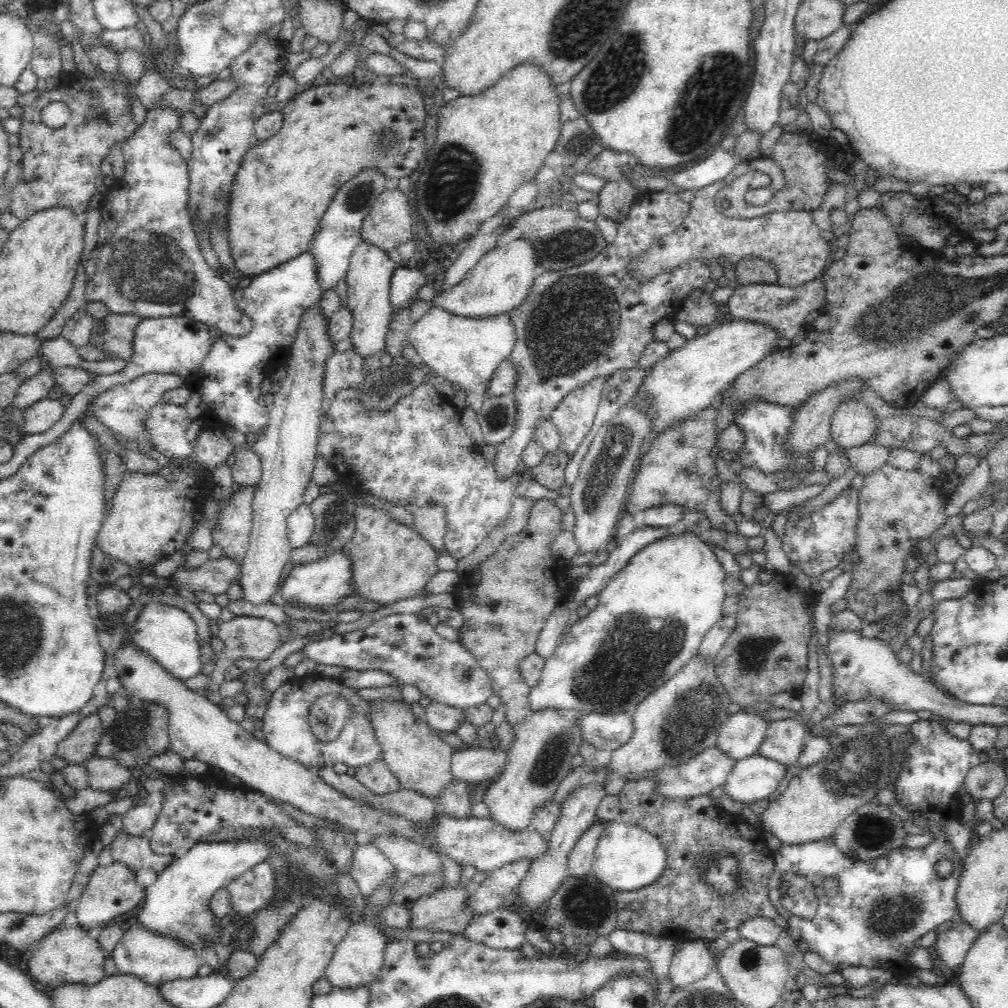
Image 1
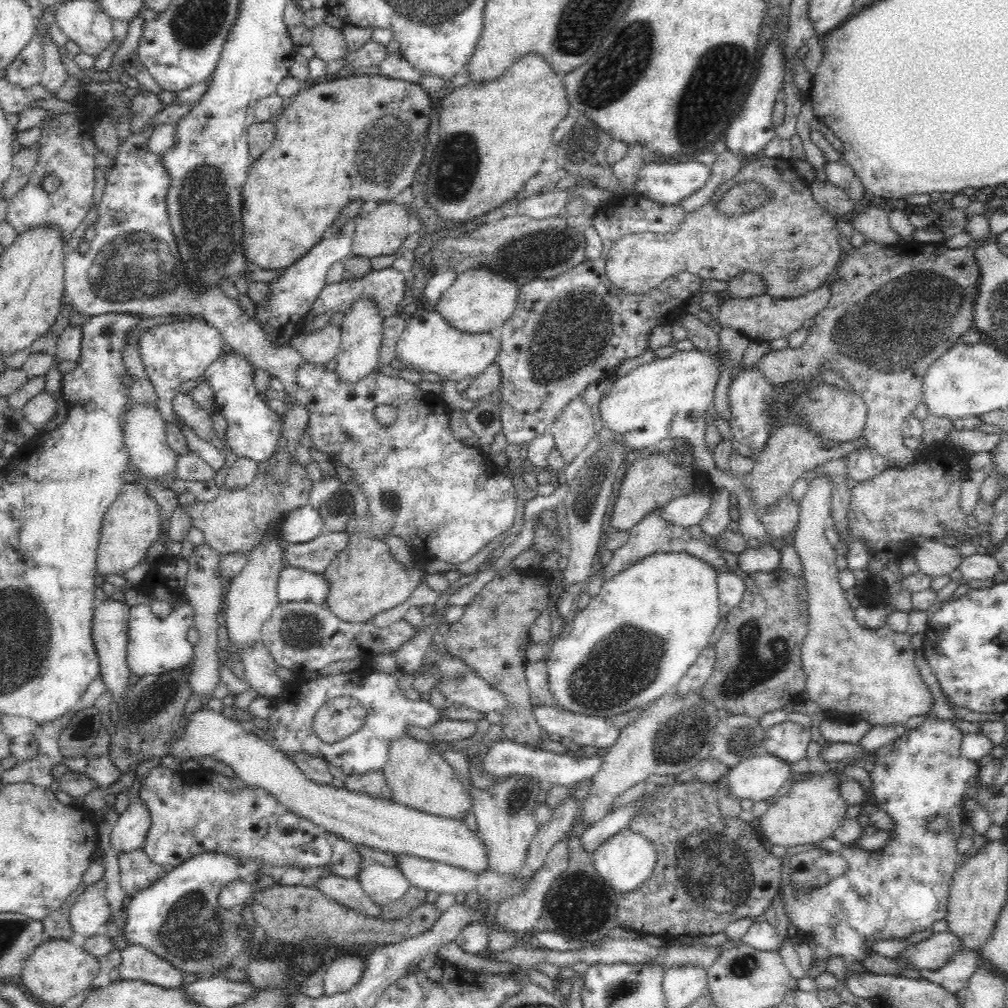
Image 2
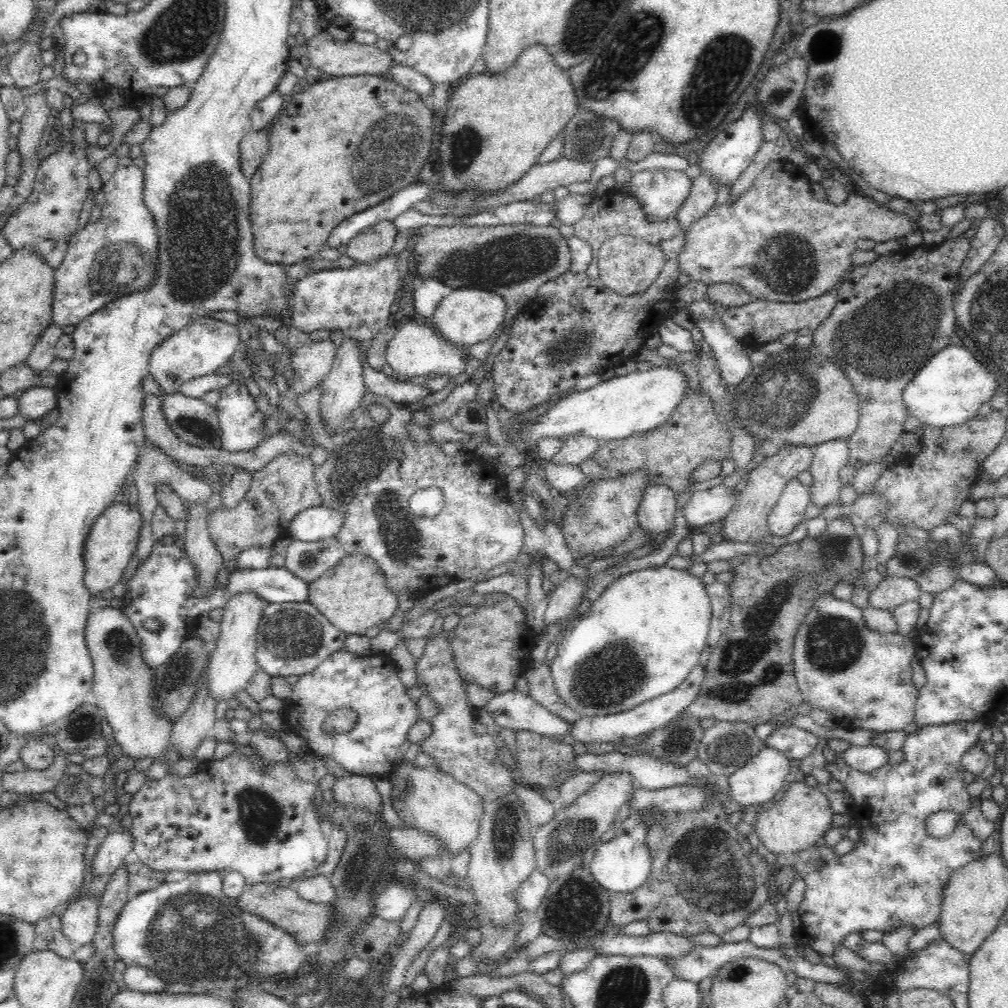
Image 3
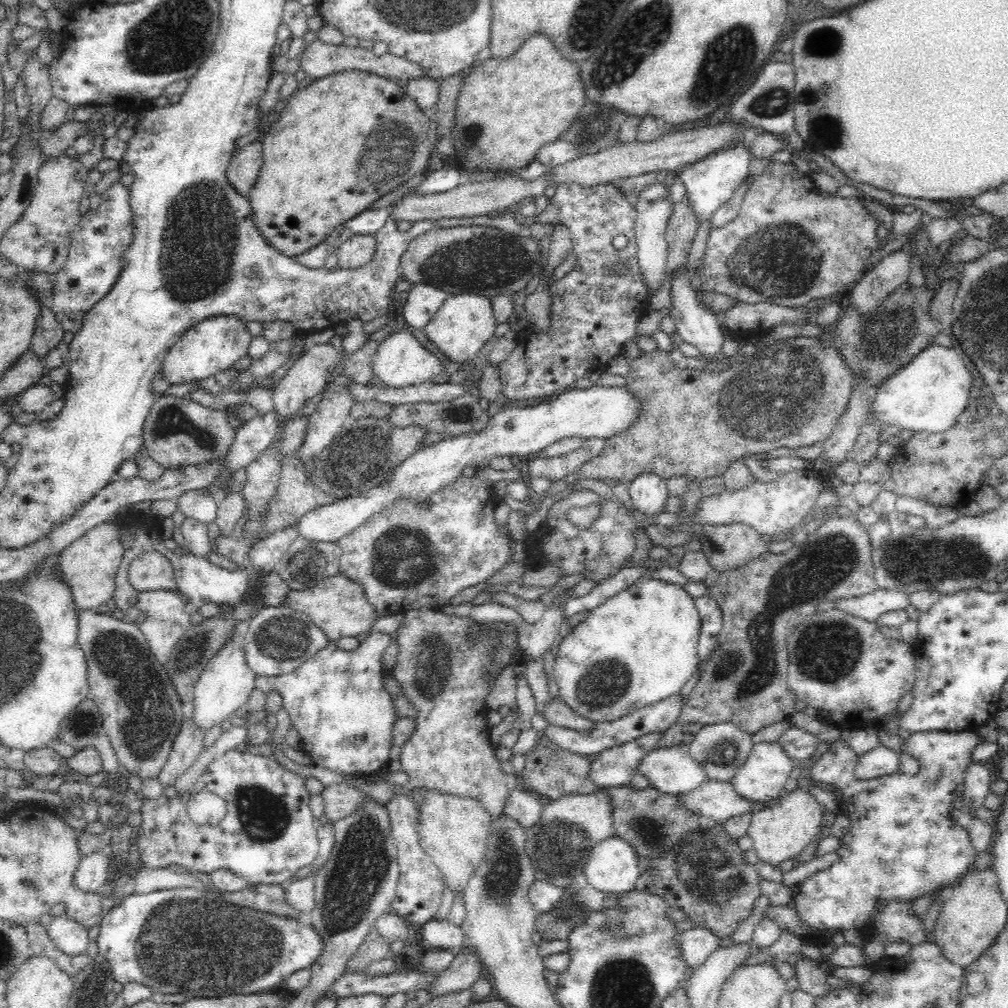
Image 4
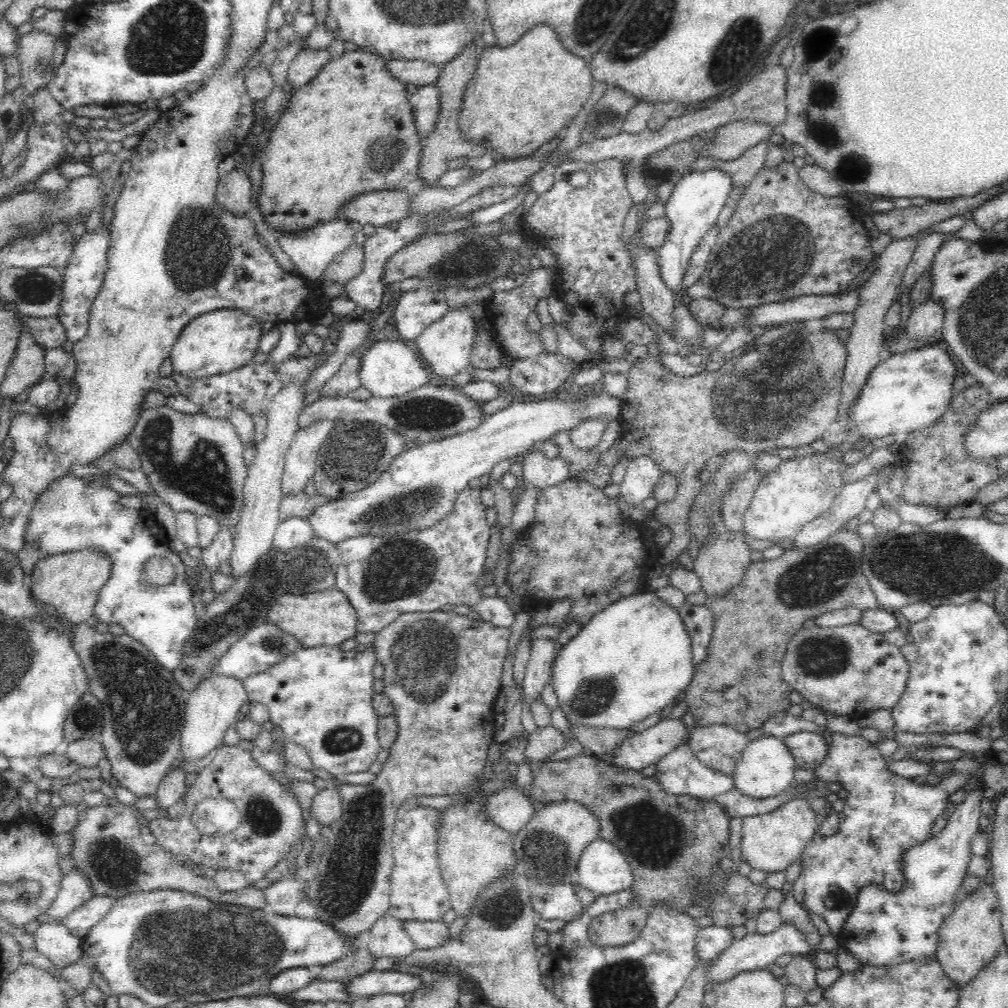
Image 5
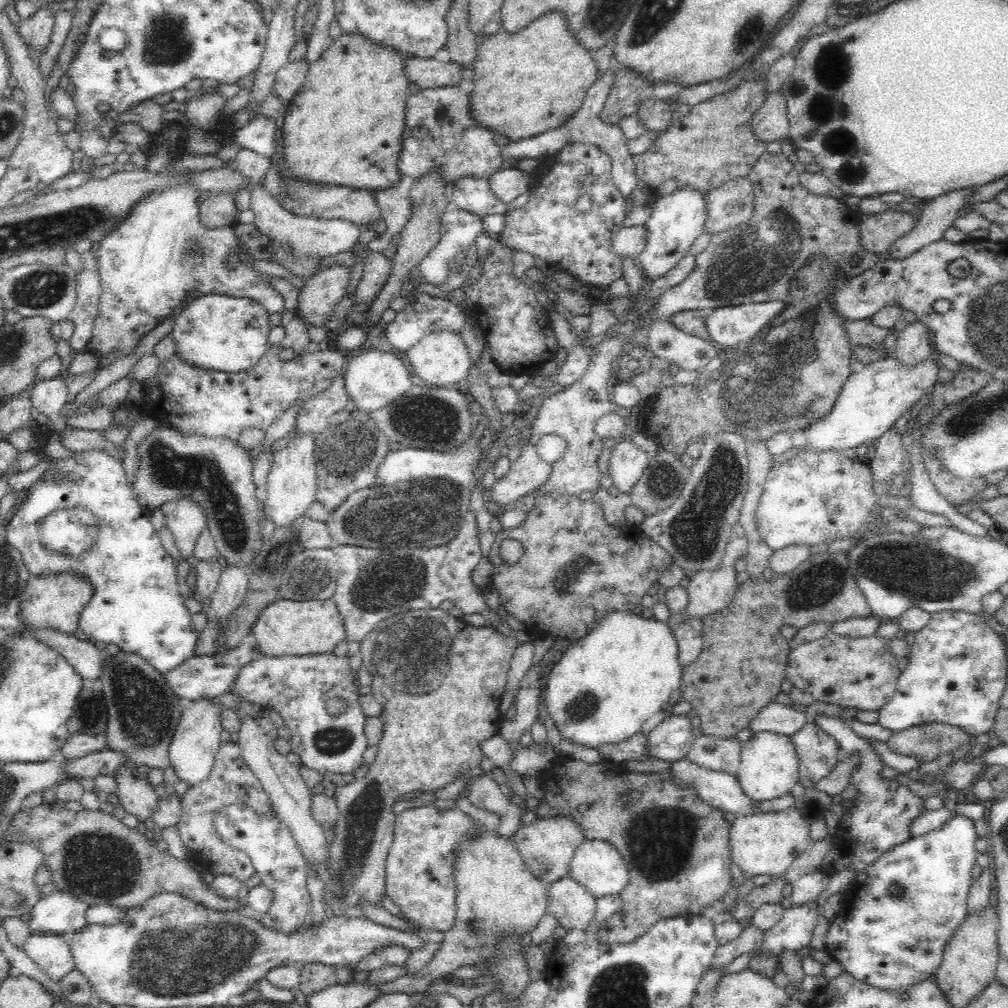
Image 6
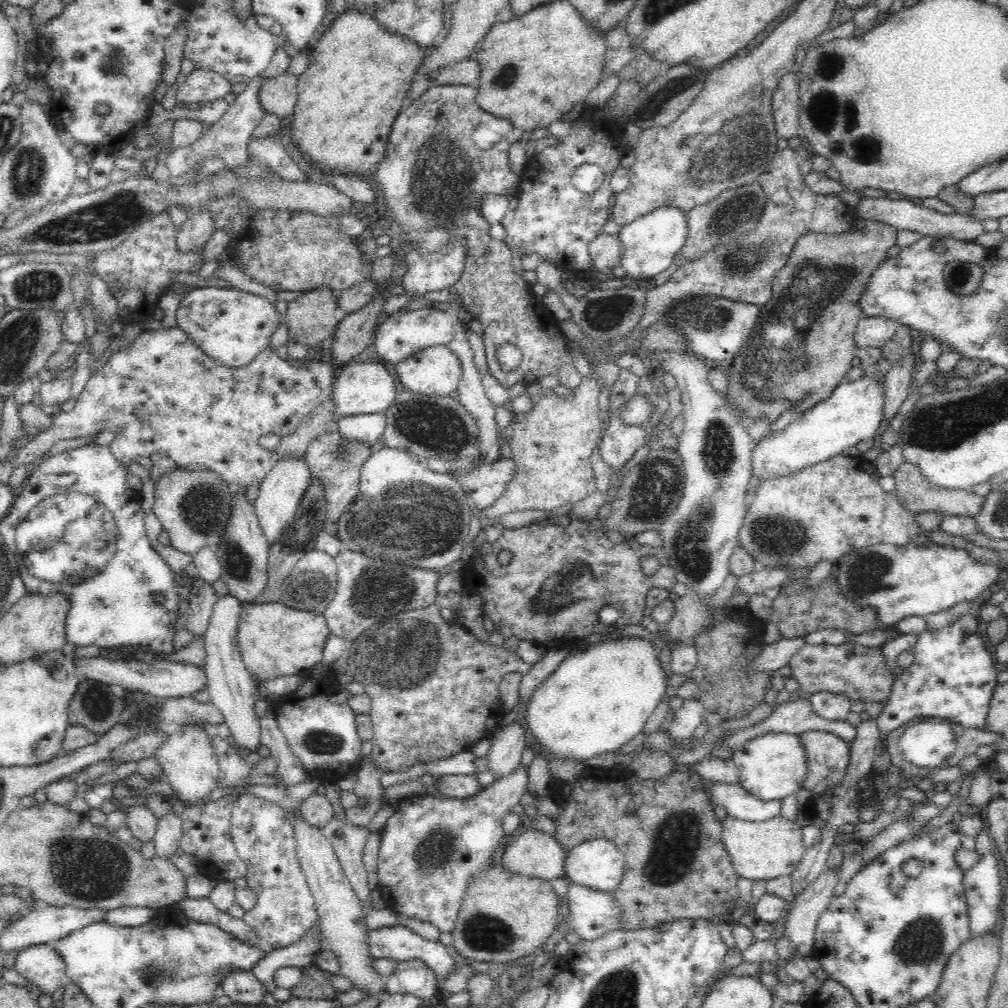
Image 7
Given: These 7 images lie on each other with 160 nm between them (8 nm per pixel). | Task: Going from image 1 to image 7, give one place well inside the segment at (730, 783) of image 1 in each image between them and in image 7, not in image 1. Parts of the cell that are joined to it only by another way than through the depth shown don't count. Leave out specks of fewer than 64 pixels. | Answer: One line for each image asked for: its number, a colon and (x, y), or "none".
2: (763, 777)
3: (762, 779)
4: (761, 778)
5: (766, 768)
6: (769, 765)
7: (773, 765)

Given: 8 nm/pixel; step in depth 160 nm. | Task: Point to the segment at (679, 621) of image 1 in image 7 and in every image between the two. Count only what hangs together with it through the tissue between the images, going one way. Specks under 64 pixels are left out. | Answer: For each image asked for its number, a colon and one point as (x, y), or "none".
2: (635, 640)
3: (657, 619)
4: (639, 647)
5: (633, 658)
6: (609, 682)
7: (596, 701)

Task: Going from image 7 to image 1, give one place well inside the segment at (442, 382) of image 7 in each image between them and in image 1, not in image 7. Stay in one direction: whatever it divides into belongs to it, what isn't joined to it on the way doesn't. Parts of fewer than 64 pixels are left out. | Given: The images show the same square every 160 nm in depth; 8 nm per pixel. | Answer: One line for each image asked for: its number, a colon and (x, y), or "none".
1: (499, 281)
2: (480, 300)
3: (465, 316)
4: (464, 323)
5: (446, 346)
6: (442, 359)

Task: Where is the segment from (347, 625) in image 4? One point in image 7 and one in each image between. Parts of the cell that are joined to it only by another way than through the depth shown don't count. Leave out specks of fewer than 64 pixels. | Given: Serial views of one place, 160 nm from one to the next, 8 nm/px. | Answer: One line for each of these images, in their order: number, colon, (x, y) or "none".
5: (325, 617)
6: (285, 627)
7: (274, 640)

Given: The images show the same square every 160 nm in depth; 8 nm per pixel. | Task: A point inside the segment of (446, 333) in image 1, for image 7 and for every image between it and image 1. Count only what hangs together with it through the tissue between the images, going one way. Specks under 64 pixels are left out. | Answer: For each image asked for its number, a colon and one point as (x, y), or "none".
2: (428, 342)
3: (416, 351)
4: (400, 361)
5: (389, 368)
6: (375, 379)
7: (370, 388)

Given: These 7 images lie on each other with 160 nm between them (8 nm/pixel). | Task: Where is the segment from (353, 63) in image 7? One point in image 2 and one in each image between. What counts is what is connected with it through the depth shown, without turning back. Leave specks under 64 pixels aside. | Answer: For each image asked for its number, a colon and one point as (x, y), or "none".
2: (361, 138)
3: (343, 144)
4: (341, 142)
5: (350, 129)
6: (344, 126)

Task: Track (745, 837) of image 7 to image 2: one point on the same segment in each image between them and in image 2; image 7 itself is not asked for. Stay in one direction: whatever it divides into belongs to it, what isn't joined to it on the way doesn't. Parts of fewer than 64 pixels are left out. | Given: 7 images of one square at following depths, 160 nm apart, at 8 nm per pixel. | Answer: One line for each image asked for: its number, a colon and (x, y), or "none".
2: (808, 811)
3: (800, 815)
4: (780, 831)
5: (771, 842)
6: (768, 843)

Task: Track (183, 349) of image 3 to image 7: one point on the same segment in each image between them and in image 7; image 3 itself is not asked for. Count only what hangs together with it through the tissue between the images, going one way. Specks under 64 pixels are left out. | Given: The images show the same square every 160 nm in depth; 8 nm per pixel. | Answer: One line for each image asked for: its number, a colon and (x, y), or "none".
4: (215, 344)
5: (219, 341)
6: (218, 332)
7: (232, 326)

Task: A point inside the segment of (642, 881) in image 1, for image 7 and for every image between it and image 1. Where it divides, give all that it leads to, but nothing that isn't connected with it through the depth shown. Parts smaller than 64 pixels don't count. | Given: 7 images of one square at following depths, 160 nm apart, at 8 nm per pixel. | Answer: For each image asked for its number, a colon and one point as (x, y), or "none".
2: (625, 861)
3: (620, 865)
4: (612, 867)
5: (602, 869)
6: (597, 866)
7: (597, 863)

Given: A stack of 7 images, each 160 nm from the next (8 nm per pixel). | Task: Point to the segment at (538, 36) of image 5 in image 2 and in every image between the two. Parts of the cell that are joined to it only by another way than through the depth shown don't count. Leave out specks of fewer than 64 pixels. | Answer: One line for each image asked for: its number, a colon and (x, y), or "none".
2: (493, 134)
3: (497, 123)
4: (508, 108)

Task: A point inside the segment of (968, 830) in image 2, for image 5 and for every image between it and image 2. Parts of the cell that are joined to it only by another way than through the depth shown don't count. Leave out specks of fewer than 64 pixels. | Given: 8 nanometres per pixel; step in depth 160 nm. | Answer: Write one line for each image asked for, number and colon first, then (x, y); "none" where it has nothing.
3: (896, 875)
4: (905, 841)
5: (884, 815)

